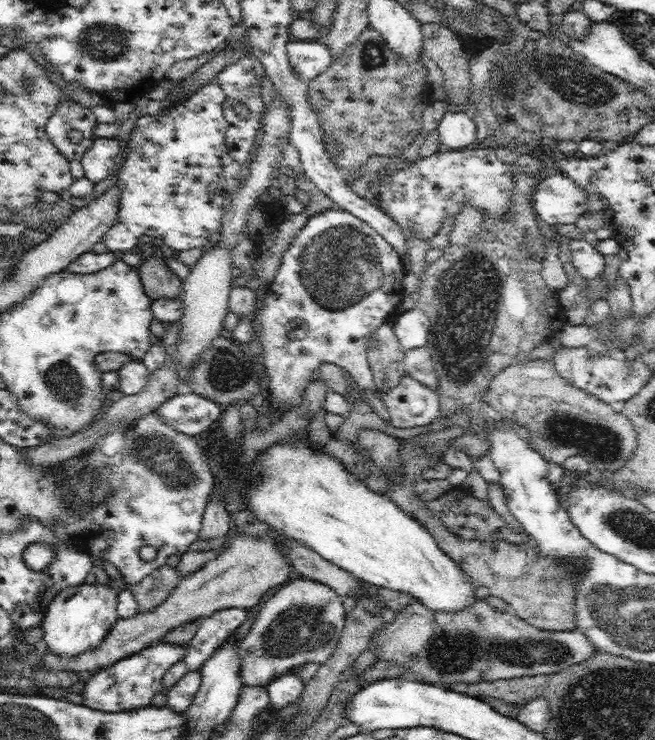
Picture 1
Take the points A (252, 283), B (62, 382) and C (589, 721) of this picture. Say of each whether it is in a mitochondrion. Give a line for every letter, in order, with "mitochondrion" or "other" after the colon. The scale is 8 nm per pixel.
A: other
B: mitochondrion
C: mitochondrion

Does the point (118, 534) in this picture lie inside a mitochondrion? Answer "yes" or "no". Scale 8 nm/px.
no

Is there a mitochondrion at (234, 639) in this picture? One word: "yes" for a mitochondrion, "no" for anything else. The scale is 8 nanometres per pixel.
no

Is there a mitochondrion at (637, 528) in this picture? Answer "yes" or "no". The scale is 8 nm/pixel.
yes

